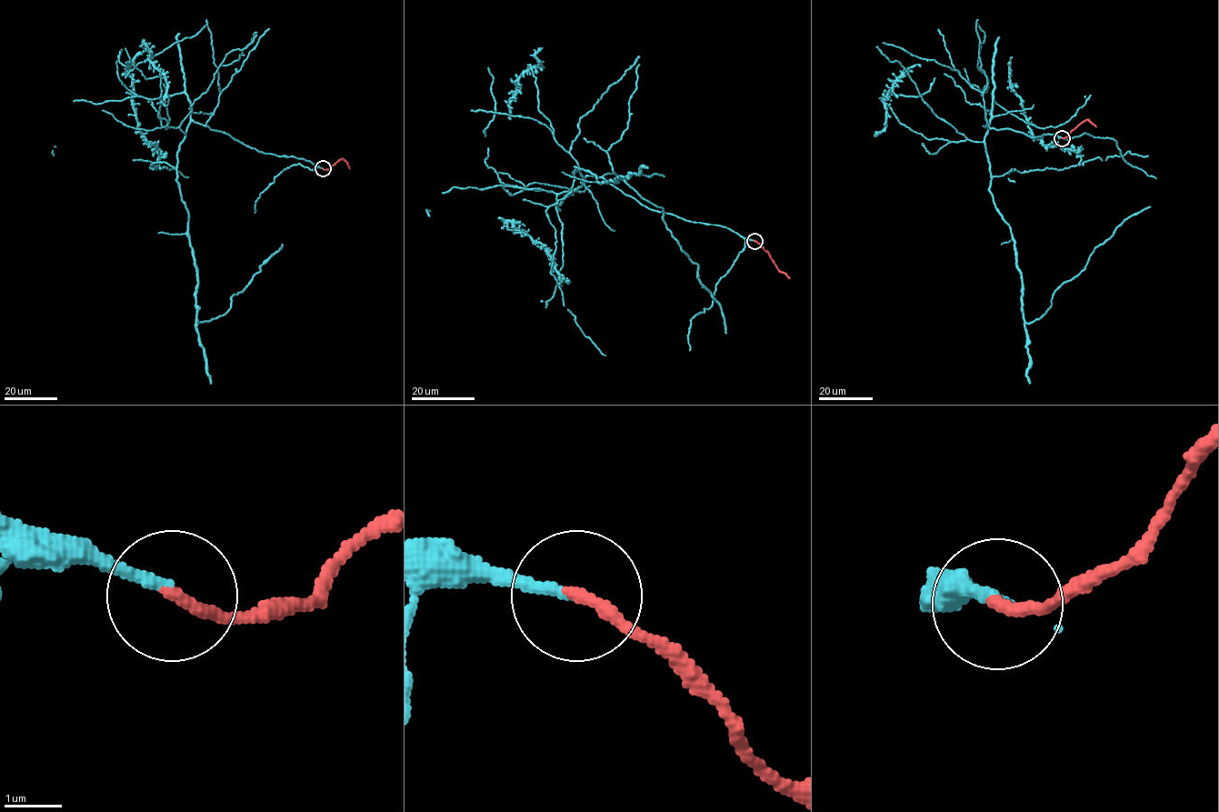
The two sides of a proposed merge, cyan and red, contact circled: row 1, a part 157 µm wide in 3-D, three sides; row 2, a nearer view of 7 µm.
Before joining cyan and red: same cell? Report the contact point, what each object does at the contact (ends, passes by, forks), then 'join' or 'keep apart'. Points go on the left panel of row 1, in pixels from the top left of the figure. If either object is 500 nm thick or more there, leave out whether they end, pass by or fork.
(323, 168) | cyan ends | red ends | join

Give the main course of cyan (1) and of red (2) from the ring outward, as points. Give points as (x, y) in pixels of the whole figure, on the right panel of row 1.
1: (1062, 137), (987, 125), (989, 191), (1014, 242), (1024, 319), (1039, 318), (1096, 246), (1150, 206)
2: (1062, 137), (1085, 120), (1095, 126)

